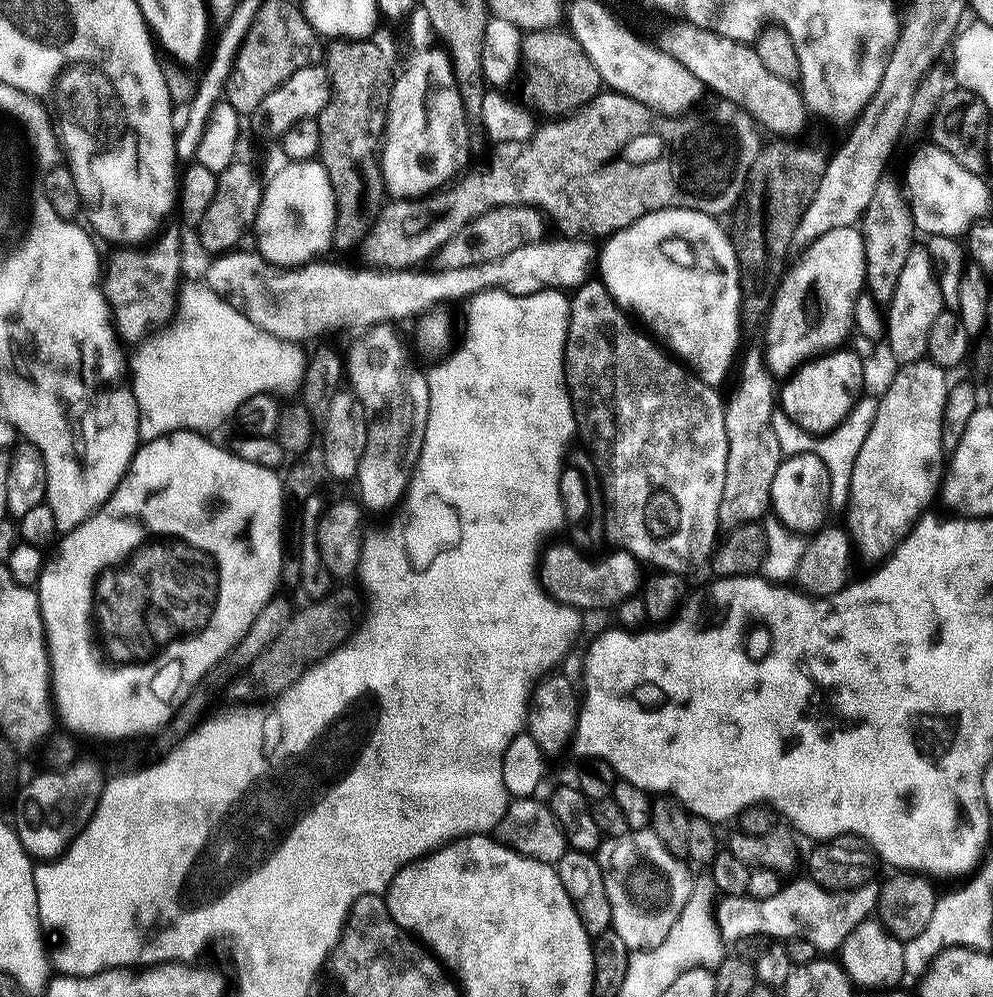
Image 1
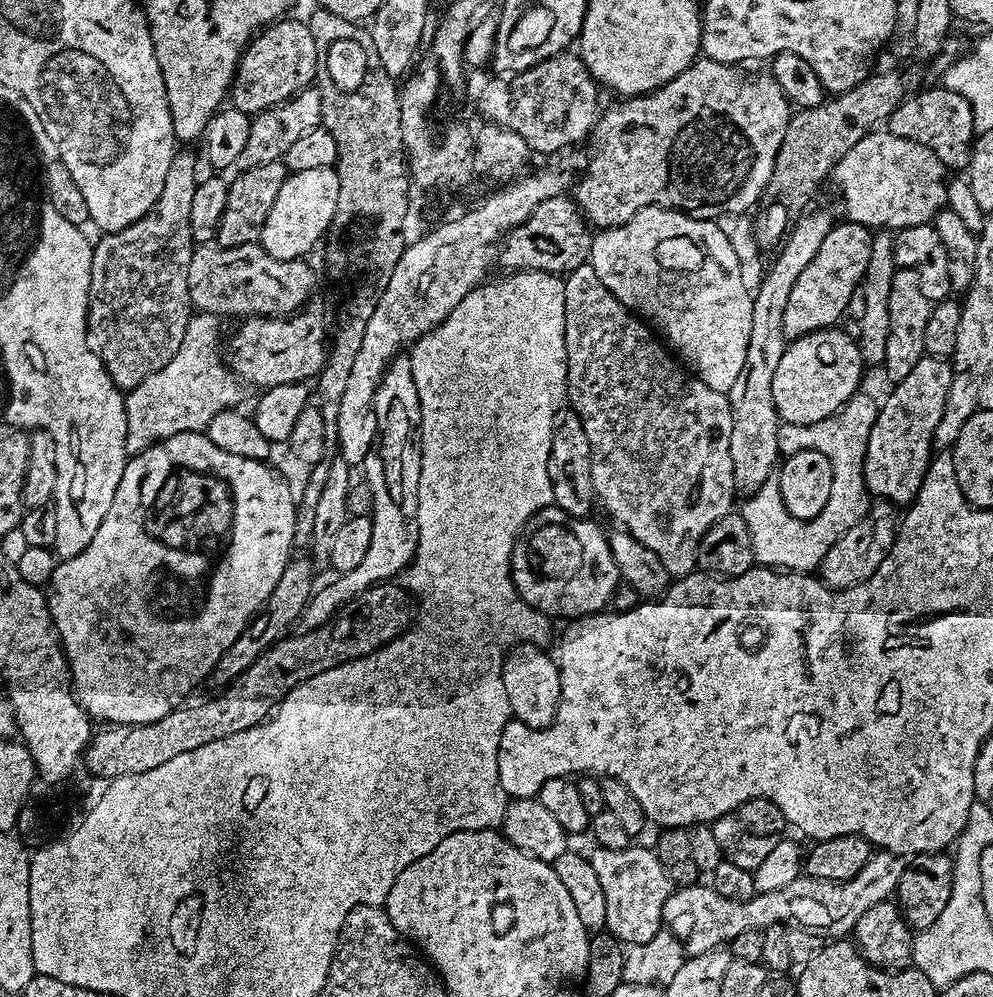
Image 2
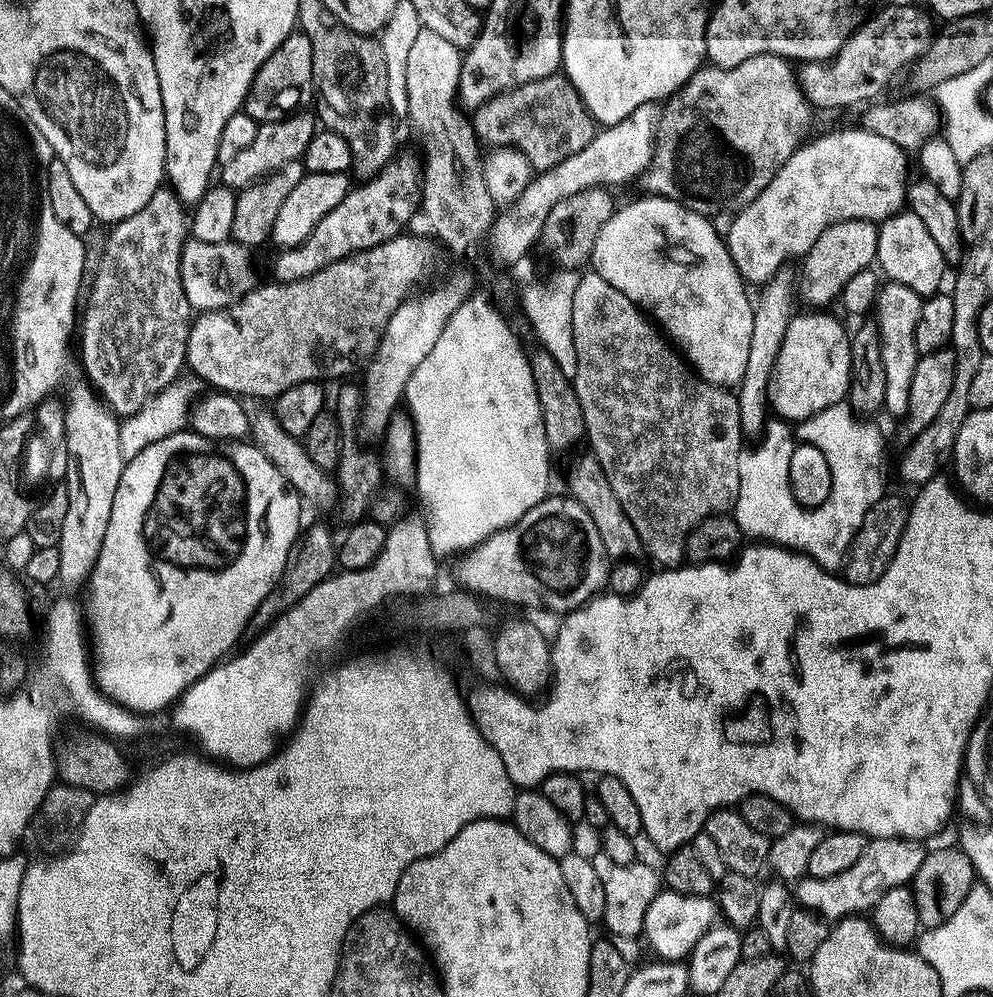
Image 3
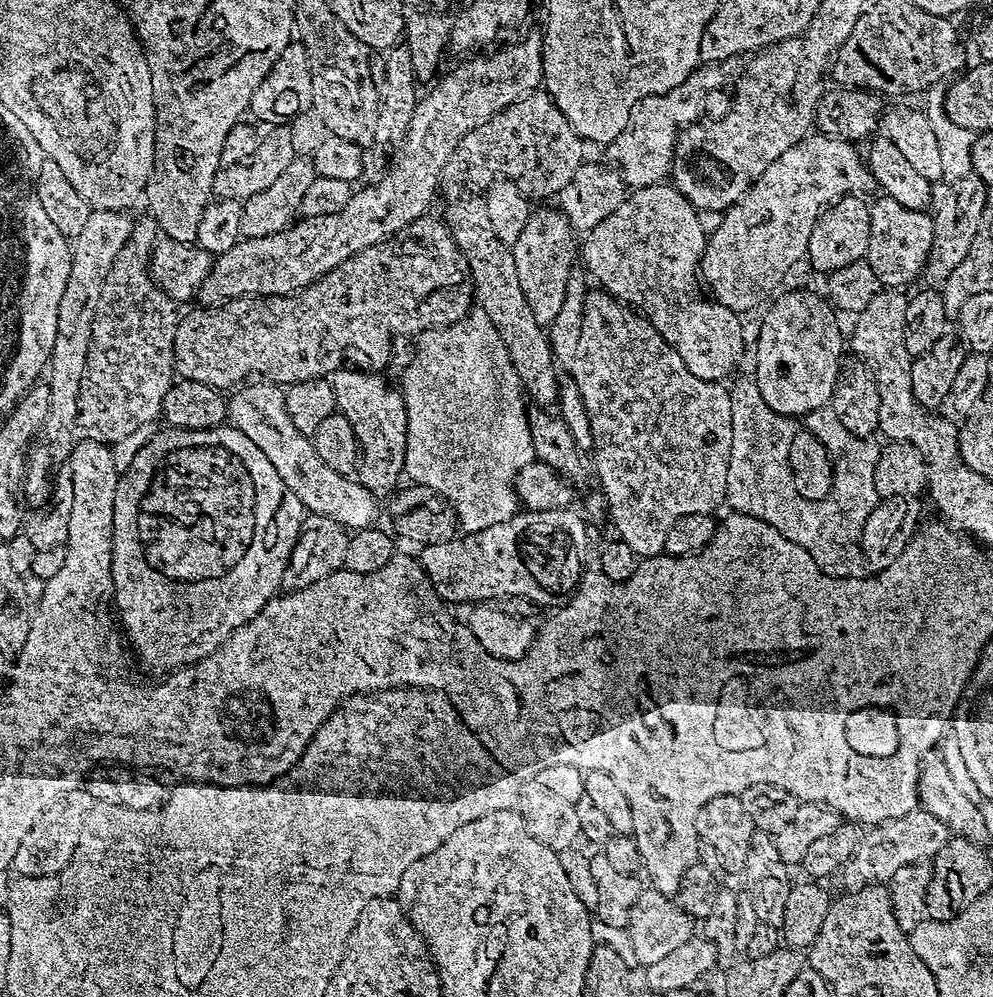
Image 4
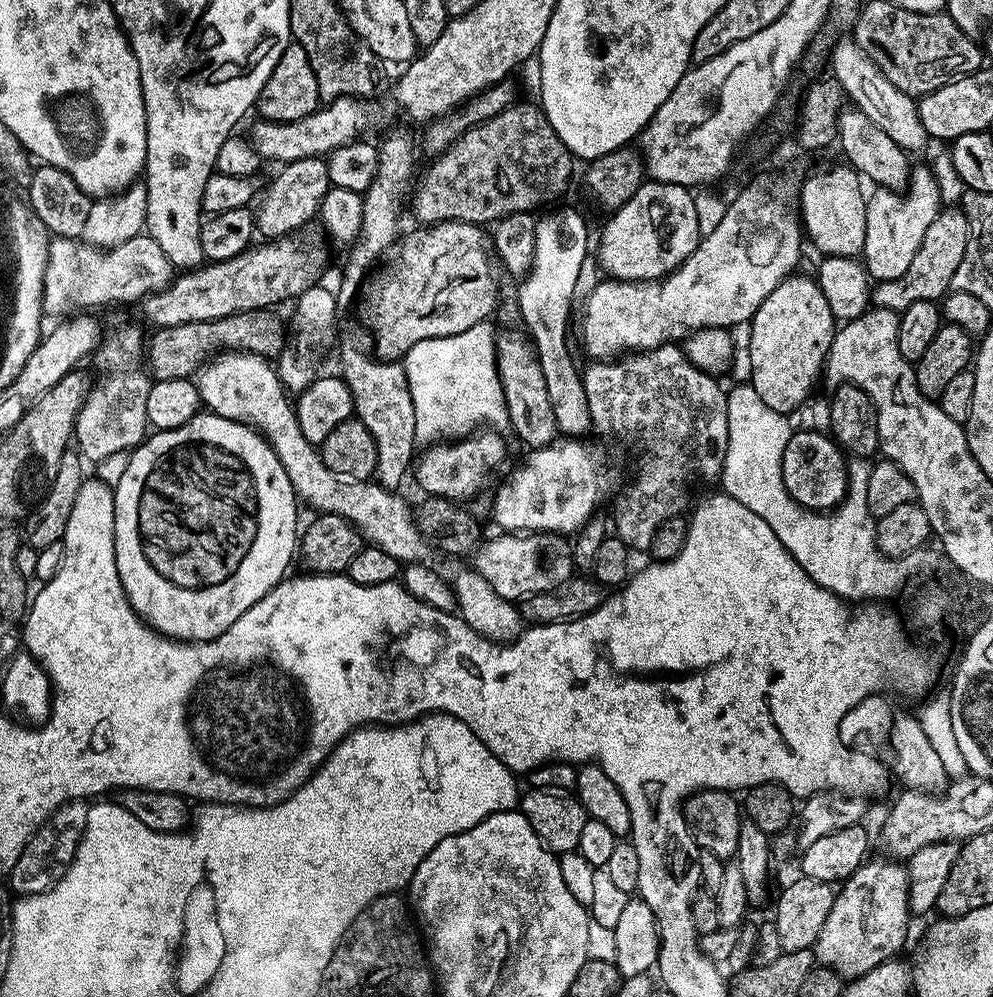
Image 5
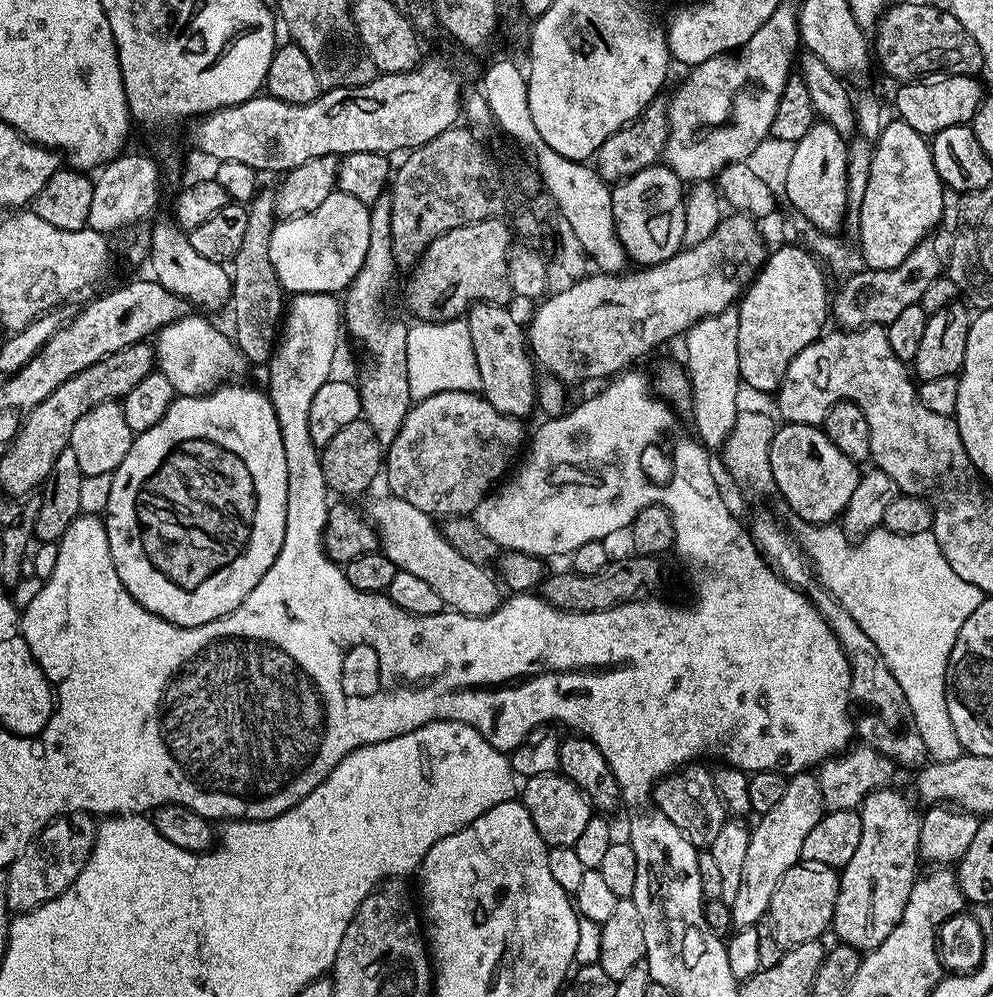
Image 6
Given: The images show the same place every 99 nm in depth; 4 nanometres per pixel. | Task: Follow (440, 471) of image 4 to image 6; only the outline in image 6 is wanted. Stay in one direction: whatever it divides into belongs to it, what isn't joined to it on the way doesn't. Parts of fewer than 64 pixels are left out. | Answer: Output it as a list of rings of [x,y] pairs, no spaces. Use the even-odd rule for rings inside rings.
[[[420,324],[416,327],[418,327],[416,332],[412,332],[408,336],[408,344],[406,340],[406,351],[408,353],[406,370],[408,371],[408,381],[410,382],[410,394],[412,397],[416,400],[424,400],[428,396],[434,395],[436,392],[475,393],[480,387],[480,375],[478,374],[476,350],[472,339],[466,334],[440,337],[440,332],[436,329],[439,327],[428,324]]]

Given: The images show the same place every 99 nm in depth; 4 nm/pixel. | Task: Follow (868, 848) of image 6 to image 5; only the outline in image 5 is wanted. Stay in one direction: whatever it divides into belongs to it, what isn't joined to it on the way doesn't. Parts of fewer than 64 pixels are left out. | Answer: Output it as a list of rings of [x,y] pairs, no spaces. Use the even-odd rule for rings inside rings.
[[[865,859],[858,870],[839,885],[834,902],[830,906],[830,914],[826,917],[826,926],[822,926],[822,934],[818,934],[814,945],[814,956],[825,968],[832,968],[845,978],[864,976],[870,970],[882,966],[887,960],[899,957],[900,947],[908,936],[908,870],[903,863],[895,859]]]

